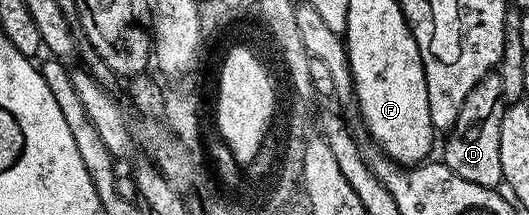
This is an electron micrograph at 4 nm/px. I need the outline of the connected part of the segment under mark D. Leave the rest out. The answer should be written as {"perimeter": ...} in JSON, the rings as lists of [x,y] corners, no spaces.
{"perimeter":[[[498,73],[486,74],[465,96],[465,104],[461,104],[461,112],[455,121],[455,129],[450,131],[447,147],[443,150],[441,161],[449,167],[461,180],[469,180],[469,184],[498,187],[503,182],[501,172],[501,116],[505,109],[505,99],[501,92],[501,80]]]}

